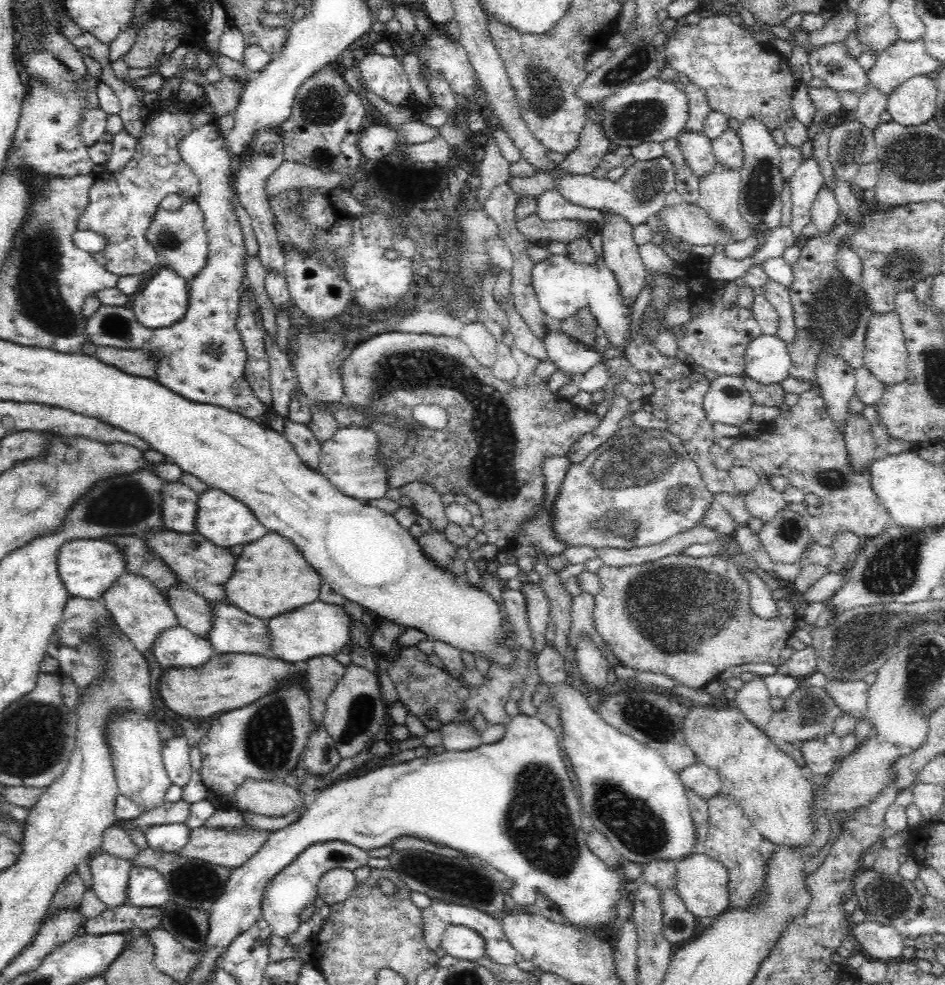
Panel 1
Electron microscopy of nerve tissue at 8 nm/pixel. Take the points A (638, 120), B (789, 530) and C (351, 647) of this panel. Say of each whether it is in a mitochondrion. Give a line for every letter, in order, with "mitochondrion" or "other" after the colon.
A: mitochondrion
B: mitochondrion
C: other

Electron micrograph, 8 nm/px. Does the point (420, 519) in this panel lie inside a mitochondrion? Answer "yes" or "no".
no

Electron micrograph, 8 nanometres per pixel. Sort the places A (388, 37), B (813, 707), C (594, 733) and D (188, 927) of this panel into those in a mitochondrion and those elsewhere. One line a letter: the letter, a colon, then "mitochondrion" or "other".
A: other
B: mitochondrion
C: other
D: mitochondrion

